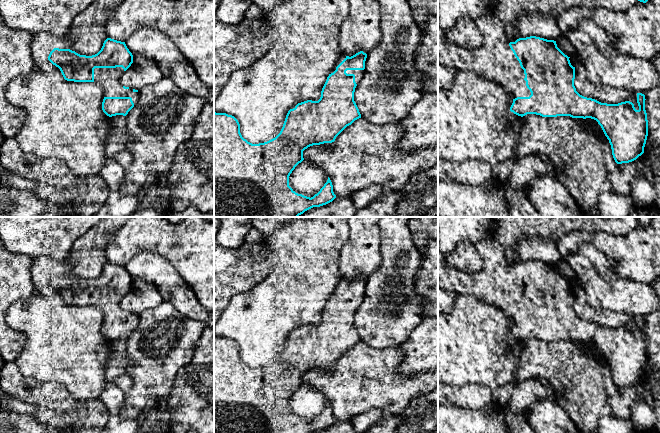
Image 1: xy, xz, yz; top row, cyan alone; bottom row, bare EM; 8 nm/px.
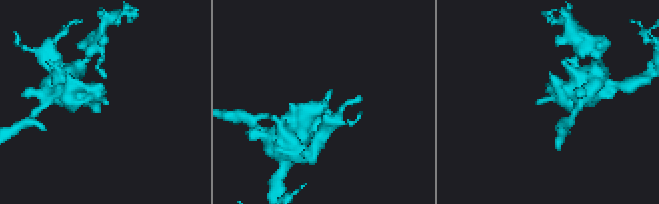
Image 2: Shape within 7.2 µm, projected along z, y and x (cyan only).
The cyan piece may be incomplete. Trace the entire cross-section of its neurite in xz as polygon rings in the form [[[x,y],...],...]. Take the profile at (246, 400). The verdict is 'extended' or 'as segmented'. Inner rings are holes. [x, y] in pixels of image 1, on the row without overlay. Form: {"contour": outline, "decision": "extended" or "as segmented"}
{"contour": [[[363,275],[351,281],[342,278],[327,301],[320,323],[318,325],[307,324],[290,333],[280,357],[267,366],[259,368],[248,366],[242,361],[240,348],[234,340],[214,336],[214,433],[311,433],[332,426],[336,419],[329,401],[320,415],[310,422],[296,417],[289,410],[289,400],[304,384],[305,373],[313,369],[334,366],[347,350],[361,342],[354,325],[354,316],[363,301],[366,282],[367,278]]], "decision": "extended"}

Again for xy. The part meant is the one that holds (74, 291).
{"contour": [[[107,262],[101,274],[92,280],[54,272],[48,284],[60,293],[67,305],[94,306],[102,310],[102,334],[109,341],[126,340],[137,327],[138,314],[120,307],[120,301],[133,287],[133,279],[125,266]]], "decision": "extended"}

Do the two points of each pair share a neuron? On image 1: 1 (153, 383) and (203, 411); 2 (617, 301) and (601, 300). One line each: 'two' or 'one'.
1: two
2: one

